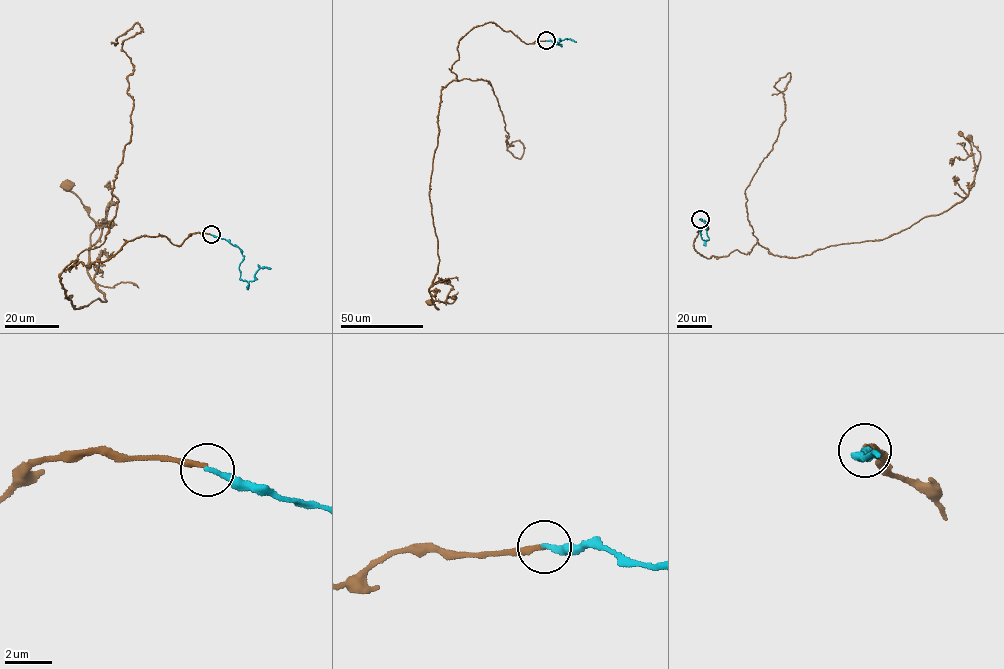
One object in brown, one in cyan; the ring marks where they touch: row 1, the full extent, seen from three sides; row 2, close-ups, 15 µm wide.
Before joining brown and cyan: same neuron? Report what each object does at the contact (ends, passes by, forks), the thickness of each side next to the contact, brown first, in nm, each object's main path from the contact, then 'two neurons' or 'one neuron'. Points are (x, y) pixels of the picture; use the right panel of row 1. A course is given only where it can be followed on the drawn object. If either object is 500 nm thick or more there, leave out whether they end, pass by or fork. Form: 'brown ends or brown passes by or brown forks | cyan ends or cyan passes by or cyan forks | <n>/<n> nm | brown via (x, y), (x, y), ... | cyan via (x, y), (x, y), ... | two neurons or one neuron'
brown ends | cyan ends | 220/200 nm | brown via (700, 218), (707, 258), (880, 240), (966, 196), (980, 153), (969, 138) | cyan via (700, 218), (707, 225), (708, 239), (701, 239), (702, 229) | two neurons

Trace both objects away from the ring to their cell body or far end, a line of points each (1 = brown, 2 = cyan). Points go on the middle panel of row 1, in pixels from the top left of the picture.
1: (546, 40), (489, 22), (459, 41), (430, 179), (439, 309), (429, 302)
2: (546, 40), (556, 41), (561, 46), (556, 44), (565, 38), (576, 42)

